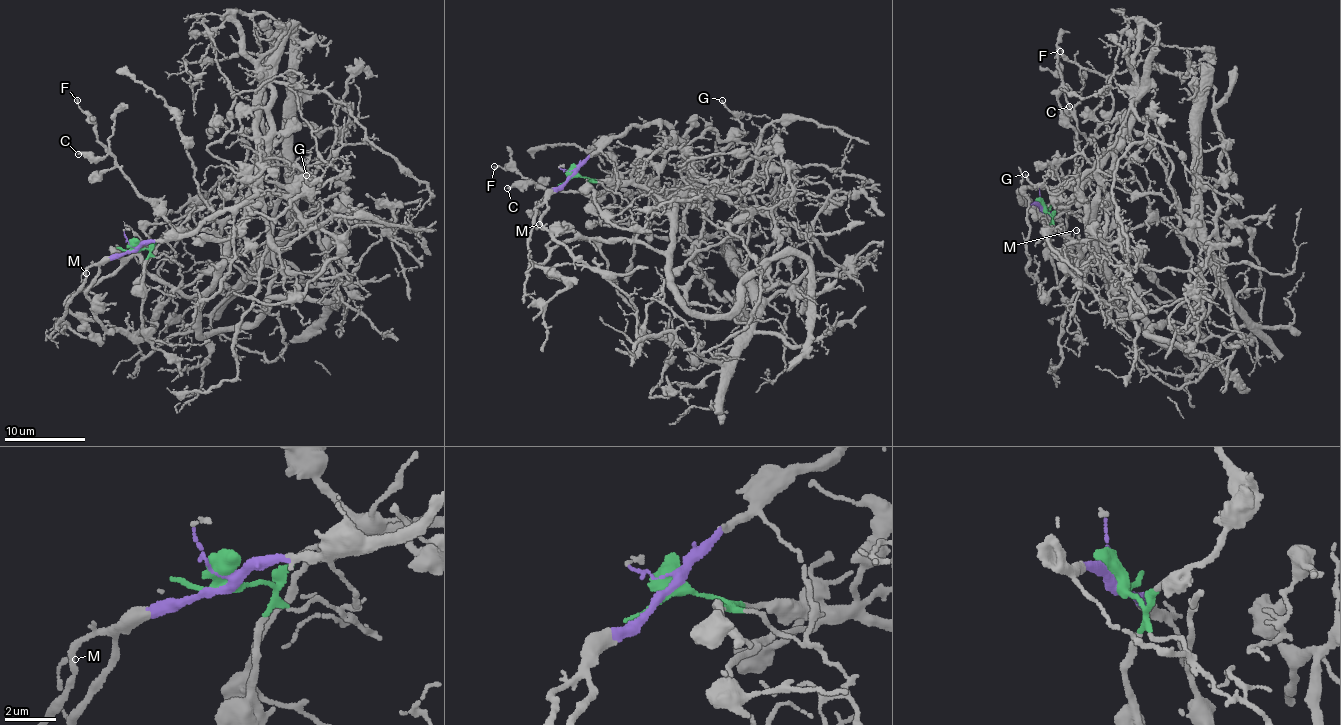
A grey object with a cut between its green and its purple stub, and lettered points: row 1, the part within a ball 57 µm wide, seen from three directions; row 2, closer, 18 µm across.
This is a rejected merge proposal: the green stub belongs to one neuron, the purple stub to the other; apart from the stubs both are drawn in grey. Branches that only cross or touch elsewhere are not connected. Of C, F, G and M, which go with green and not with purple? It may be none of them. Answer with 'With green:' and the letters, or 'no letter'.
With green: C, F, G

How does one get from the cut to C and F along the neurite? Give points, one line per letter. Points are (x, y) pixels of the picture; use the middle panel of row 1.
C: (573, 175), (604, 179), (610, 189), (596, 194), (543, 189), (534, 183), (506, 188)
F: (573, 175), (604, 179), (610, 189), (596, 194), (548, 190), (538, 188), (518, 171), (494, 166)

